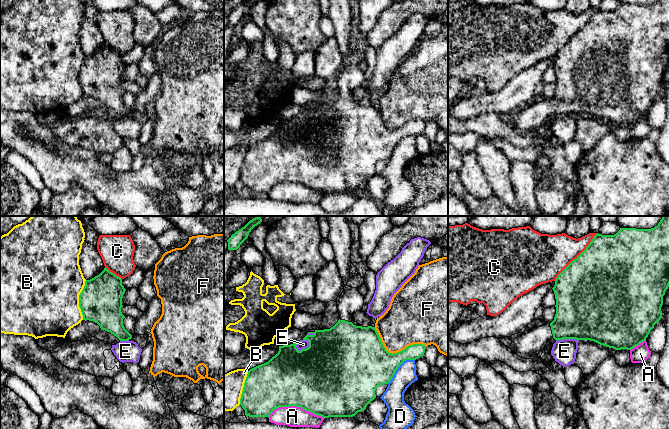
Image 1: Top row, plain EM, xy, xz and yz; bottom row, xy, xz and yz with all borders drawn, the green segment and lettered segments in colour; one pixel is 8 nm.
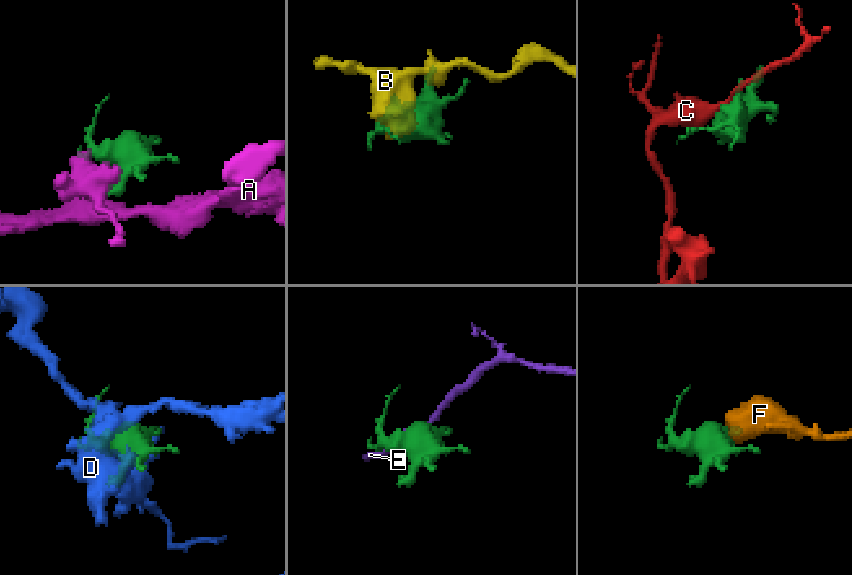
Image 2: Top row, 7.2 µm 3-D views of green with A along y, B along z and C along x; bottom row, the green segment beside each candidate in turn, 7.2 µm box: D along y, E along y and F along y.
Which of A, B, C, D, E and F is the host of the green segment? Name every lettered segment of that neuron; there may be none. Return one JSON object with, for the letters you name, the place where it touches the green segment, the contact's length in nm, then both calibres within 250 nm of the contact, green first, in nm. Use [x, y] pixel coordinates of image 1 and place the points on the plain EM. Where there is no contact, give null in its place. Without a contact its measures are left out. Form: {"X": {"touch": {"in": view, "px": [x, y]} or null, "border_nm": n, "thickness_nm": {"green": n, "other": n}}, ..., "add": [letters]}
{"add": []}

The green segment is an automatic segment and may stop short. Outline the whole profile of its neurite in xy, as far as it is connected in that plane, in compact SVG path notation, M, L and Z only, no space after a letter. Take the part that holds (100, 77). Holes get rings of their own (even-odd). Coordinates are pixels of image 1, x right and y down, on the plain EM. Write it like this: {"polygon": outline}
{"polygon": "M106 43L94 54L85 57L79 71L79 83L83 96L97 99L101 106L110 108L120 117L128 117L132 111L125 105L121 88L126 65L122 55Z"}

